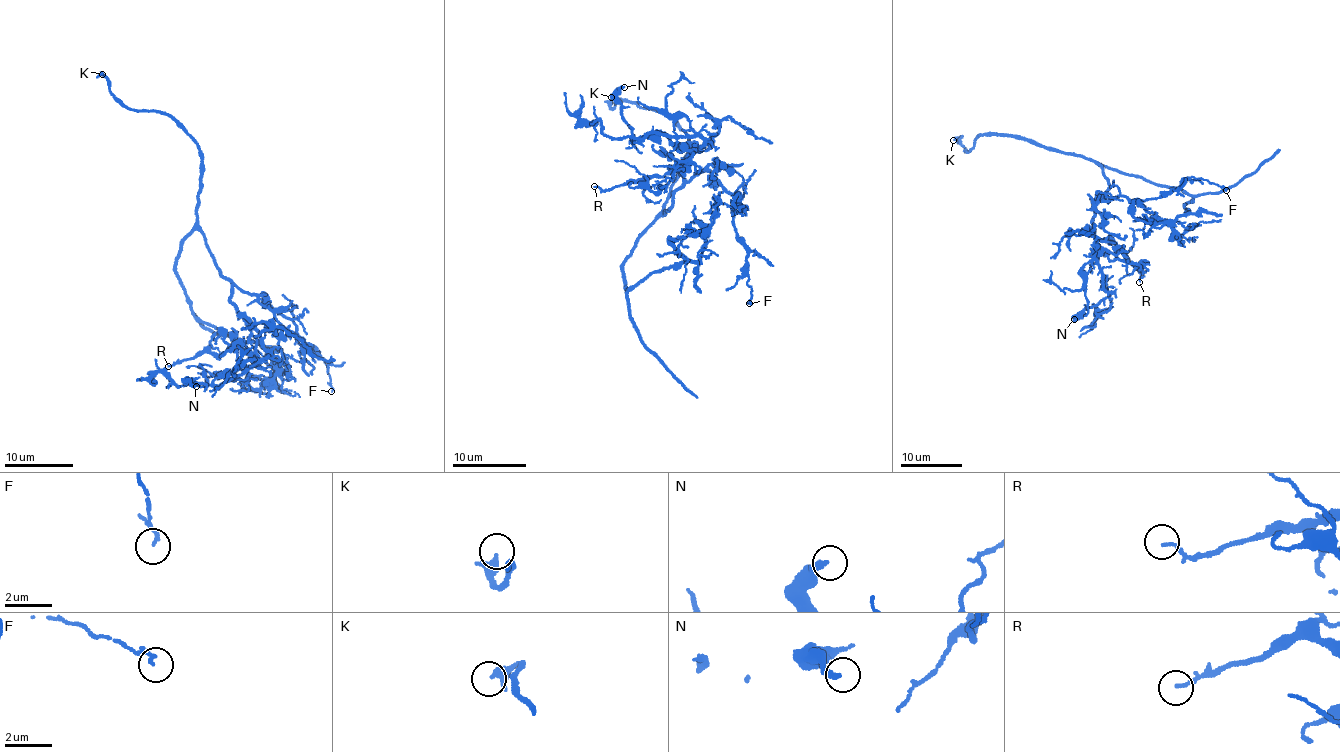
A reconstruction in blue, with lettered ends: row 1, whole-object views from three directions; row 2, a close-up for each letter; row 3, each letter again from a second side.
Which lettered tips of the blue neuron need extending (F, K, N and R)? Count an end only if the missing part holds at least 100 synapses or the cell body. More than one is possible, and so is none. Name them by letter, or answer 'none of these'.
none of these

